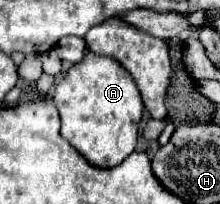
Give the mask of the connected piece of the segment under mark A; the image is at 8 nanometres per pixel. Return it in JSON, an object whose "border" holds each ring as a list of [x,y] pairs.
{"border":[[[87,52],[85,58],[71,66],[57,84],[53,102],[61,116],[61,136],[91,166],[113,168],[135,152],[143,102],[133,78],[129,78],[113,58],[101,58]]]}

